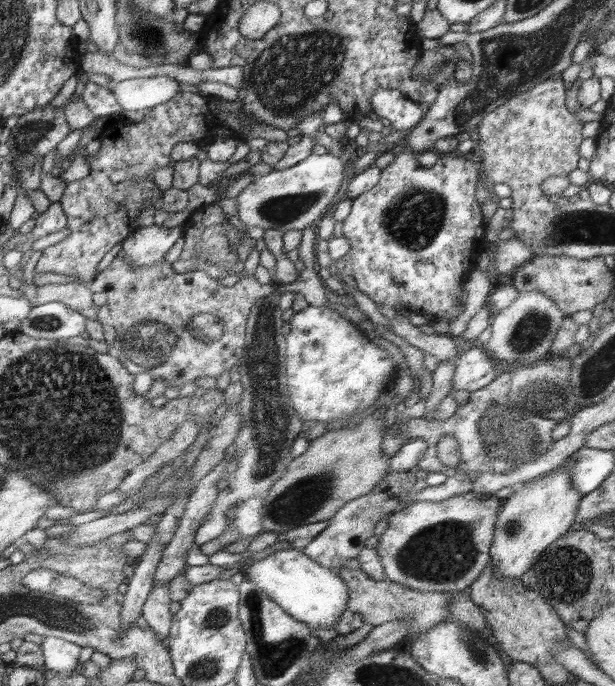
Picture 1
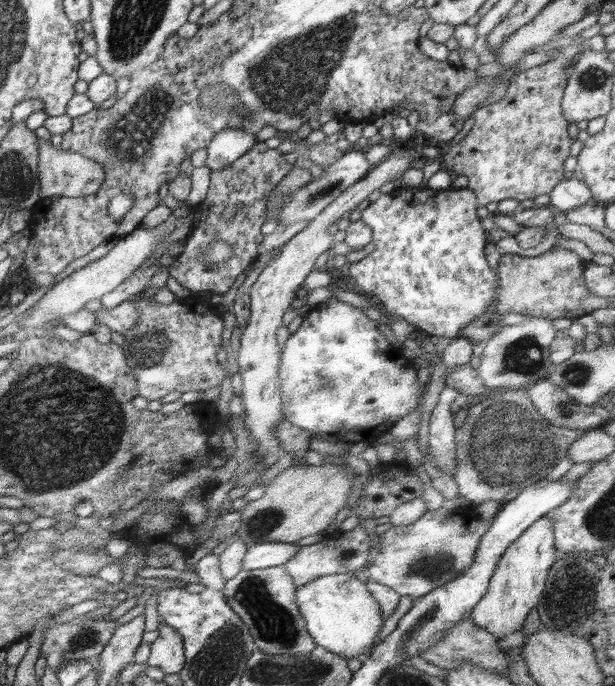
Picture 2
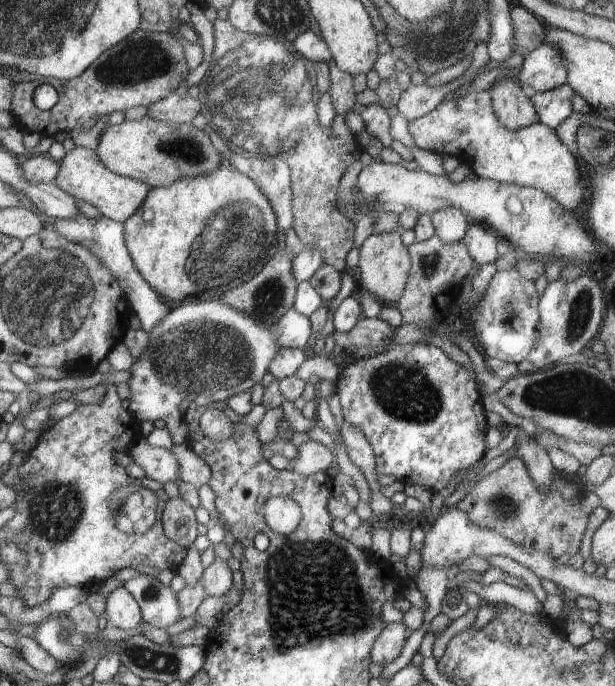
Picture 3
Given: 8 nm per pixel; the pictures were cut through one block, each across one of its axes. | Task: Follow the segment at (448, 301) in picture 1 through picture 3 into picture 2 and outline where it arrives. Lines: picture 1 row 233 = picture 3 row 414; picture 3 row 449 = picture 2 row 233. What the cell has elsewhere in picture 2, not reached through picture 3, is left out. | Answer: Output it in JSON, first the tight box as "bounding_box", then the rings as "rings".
{"bounding_box":[343,187,496,338],"rings":[[[400,187],[396,190],[392,190],[389,194],[381,194],[380,198],[376,202],[367,203],[361,207],[360,220],[364,221],[364,224],[368,224],[372,228],[372,244],[376,246],[368,256],[360,256],[358,262],[352,262],[348,269],[343,273],[351,279],[351,283],[347,283],[346,286],[354,289],[359,294],[363,294],[366,297],[370,297],[377,303],[377,306],[383,309],[383,312],[390,318],[402,316],[404,320],[407,320],[410,324],[413,324],[416,331],[420,331],[428,336],[443,336],[458,338],[460,332],[468,325],[470,320],[474,320],[476,316],[480,317],[480,314],[490,306],[492,298],[494,298],[494,286],[496,286],[496,276],[494,272],[490,270],[488,262],[486,262],[486,254],[484,254],[484,248],[486,248],[486,230],[482,228],[480,224],[480,218],[476,216],[476,194],[474,191],[464,188],[463,190],[456,190],[454,188],[445,190],[431,190],[430,188],[409,188]]]}

